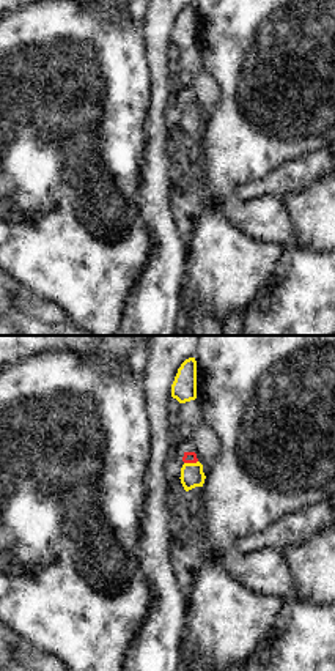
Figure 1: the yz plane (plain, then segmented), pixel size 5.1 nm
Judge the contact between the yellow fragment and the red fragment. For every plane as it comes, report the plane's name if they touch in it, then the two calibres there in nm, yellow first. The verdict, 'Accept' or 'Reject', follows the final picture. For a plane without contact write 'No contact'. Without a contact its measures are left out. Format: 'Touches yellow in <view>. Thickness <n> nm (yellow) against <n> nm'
Touches yellow in yz. Thickness 120 nm (yellow) against 60 nm

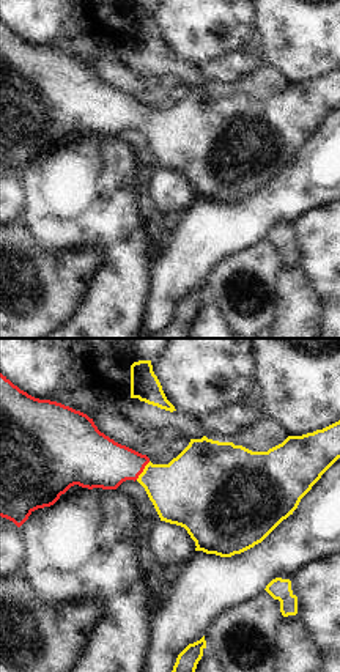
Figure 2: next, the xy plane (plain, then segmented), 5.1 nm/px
Touches yellow in xy. Thickness 360 nm (yellow) against 280 nm

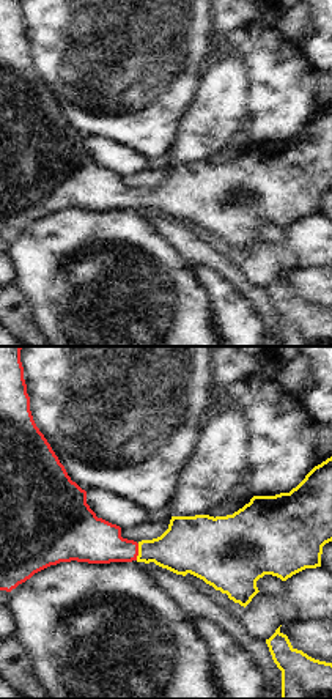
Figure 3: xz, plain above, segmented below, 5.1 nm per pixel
Touches yellow in xz. Thickness 280 nm (yellow) against 240 nm

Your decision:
Accept

